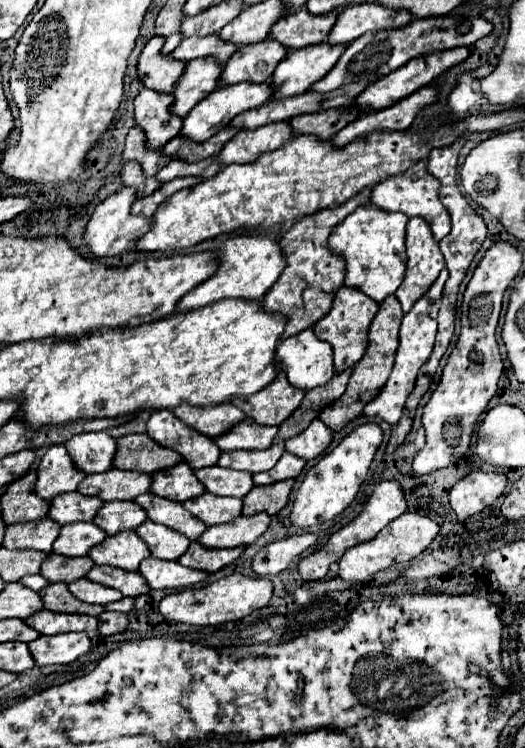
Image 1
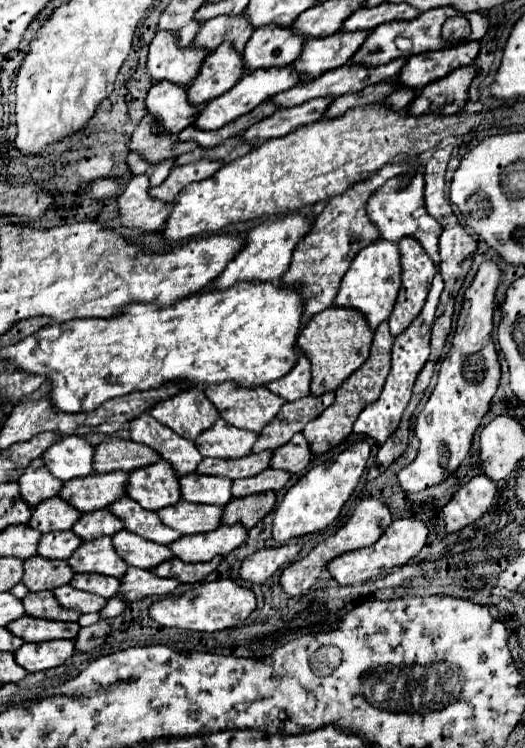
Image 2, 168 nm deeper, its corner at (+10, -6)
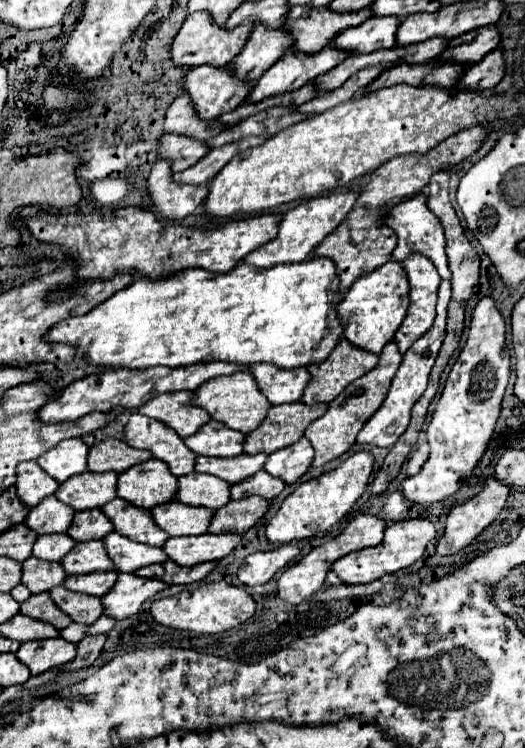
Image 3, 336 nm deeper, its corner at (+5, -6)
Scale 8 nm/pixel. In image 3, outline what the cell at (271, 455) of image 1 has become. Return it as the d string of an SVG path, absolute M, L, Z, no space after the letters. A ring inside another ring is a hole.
M243 453L237 457L197 457L195 471L215 475L215 477L227 481L229 485L233 485L233 483L239 483L239 481L255 475L257 471L261 471L265 461L267 461L265 453L259 453L259 455Z

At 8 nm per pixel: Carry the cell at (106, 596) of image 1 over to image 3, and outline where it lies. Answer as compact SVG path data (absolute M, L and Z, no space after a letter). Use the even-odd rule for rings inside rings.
M57 585L49 591L53 603L65 613L71 617L71 621L75 623L83 623L83 625L91 625L95 623L101 613L103 613L103 607L101 607L101 599L99 597L91 597L91 595L85 595L85 593L75 593L75 591L69 591L65 589L63 585Z

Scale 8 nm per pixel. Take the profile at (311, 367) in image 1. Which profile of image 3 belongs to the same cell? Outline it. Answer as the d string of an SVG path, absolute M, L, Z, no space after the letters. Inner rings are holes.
M257 363L257 367L251 367L251 375L271 405L299 401L309 383L309 371L305 367L285 370L270 363Z

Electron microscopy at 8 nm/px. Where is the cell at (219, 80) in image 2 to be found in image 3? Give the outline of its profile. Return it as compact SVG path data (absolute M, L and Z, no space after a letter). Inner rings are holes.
M255 25L247 45L233 61L233 73L239 79L259 79L287 49L293 39L281 29Z

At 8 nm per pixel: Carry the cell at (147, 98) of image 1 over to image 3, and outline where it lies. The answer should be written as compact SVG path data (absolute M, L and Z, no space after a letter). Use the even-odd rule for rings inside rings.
M229 63L225 67L193 67L185 75L185 93L193 99L201 119L217 119L233 111L249 97L253 87L255 81L241 83L241 79L233 79Z

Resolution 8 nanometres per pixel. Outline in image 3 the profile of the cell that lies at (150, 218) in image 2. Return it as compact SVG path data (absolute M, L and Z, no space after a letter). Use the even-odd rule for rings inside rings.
M159 159L153 165L147 187L159 213L171 221L191 215L205 201L205 191L209 191L207 185L181 185L173 181L171 163L167 159Z

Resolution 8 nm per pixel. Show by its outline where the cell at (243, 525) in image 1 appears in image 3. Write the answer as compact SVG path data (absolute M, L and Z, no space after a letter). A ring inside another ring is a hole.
M221 533L221 535L195 535L195 537L169 537L161 547L167 557L183 567L193 567L205 561L217 561L227 557L241 541L241 535Z

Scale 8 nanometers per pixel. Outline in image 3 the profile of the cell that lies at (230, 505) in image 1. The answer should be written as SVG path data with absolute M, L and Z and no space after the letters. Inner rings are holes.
M169 501L151 509L153 521L169 535L203 535L211 523L213 511L207 507L185 507L179 501Z

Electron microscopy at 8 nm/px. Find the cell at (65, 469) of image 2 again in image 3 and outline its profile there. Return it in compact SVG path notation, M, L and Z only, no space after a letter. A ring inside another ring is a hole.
M75 437L75 439L61 441L57 443L57 447L45 451L37 459L37 463L55 481L63 483L69 477L83 473L87 469L87 453L89 453L89 447L79 437Z

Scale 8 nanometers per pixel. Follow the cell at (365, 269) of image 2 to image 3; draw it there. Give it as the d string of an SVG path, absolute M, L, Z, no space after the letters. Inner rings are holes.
M389 261L377 267L373 273L359 277L345 293L345 299L339 303L337 311L339 311L339 317L345 321L345 339L359 349L379 355L381 349L389 341L393 341L399 325L407 315L407 307L409 307L407 275L401 263Z

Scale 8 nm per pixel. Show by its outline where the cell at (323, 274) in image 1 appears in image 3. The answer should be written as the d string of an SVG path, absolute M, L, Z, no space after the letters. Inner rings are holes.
M475 125L471 129L465 129L457 135L451 135L449 139L441 141L437 147L433 147L425 155L417 155L417 153L397 155L397 157L389 159L387 163L383 163L371 175L371 181L361 191L361 195L355 201L353 211L347 215L347 219L331 235L327 235L323 239L323 243L313 251L313 255L319 255L319 257L323 255L323 257L329 257L335 261L337 273L341 277L343 293L349 291L351 283L355 283L357 277L375 271L377 267L385 265L391 259L391 251L395 249L395 243L397 243L395 231L389 229L389 225L385 223L391 207L421 193L423 187L429 183L429 175L433 175L435 171L441 171L441 167L453 167L453 165L461 163L463 159L467 159L469 155L473 155L475 151L479 151L487 133L489 131L485 129L485 125Z

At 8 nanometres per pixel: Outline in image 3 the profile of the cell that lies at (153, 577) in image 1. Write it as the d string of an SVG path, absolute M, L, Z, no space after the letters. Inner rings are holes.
M119 573L117 583L113 585L113 591L107 591L101 597L103 615L121 621L139 611L139 607L159 591L163 591L167 585L157 579L143 579L131 573Z

